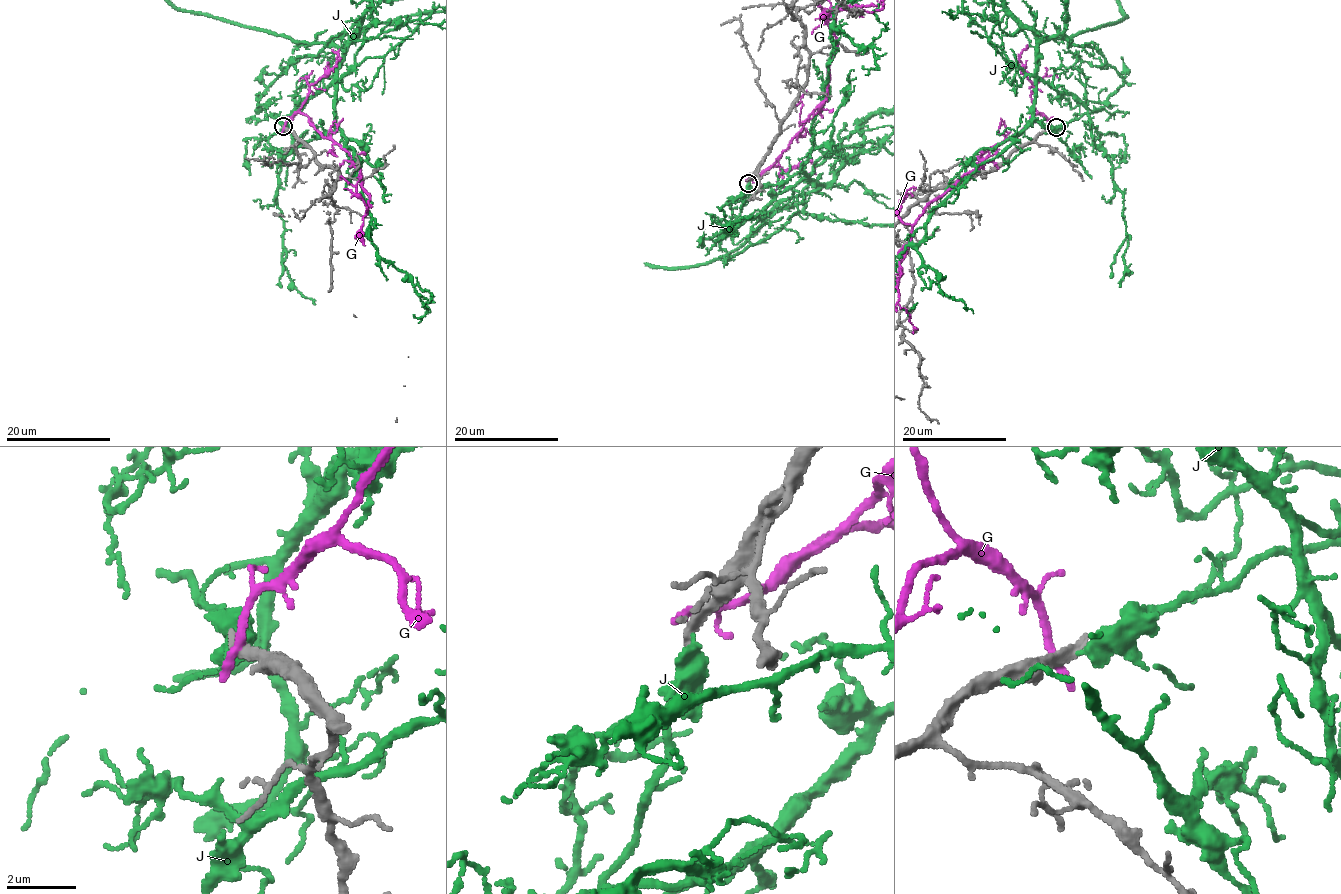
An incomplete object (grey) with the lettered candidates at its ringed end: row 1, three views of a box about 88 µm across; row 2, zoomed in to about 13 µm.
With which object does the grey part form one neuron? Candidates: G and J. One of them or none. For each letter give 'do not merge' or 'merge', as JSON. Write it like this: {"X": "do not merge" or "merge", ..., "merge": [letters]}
{"G": "do not merge", "J": "do not merge", "merge": []}

